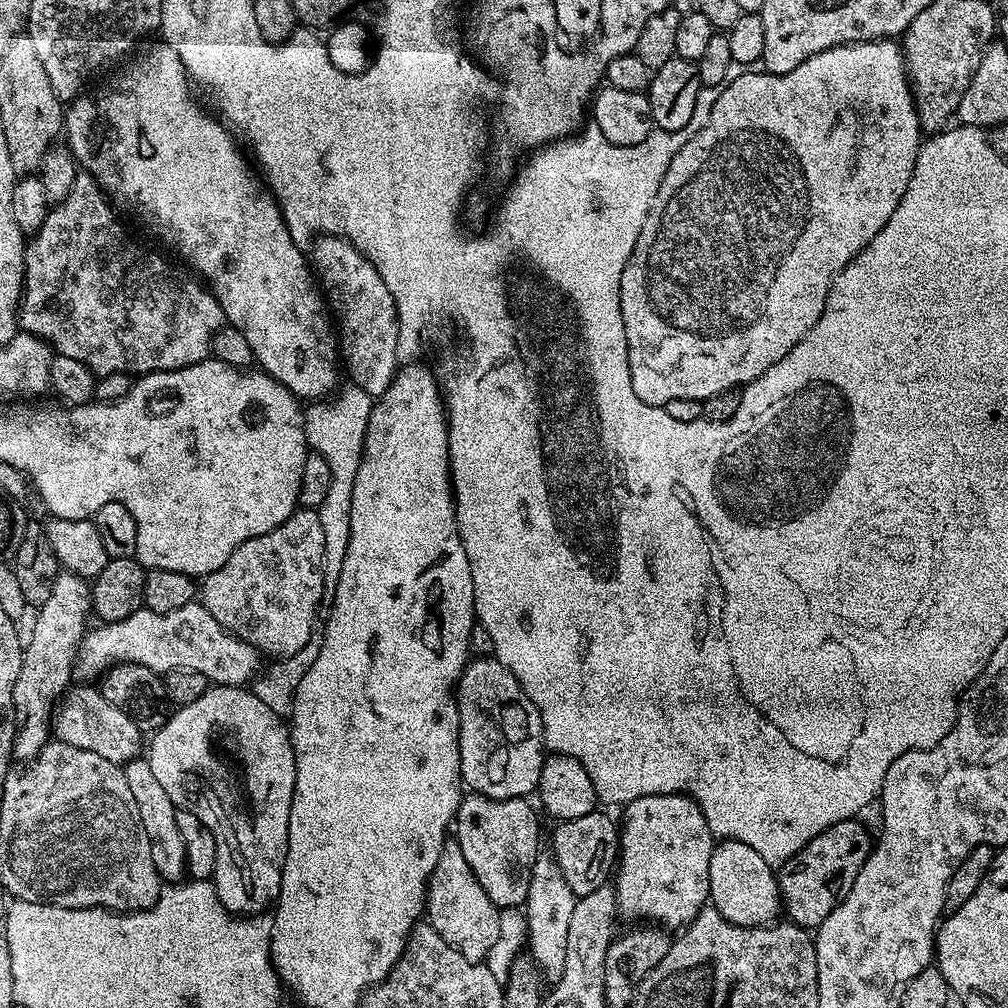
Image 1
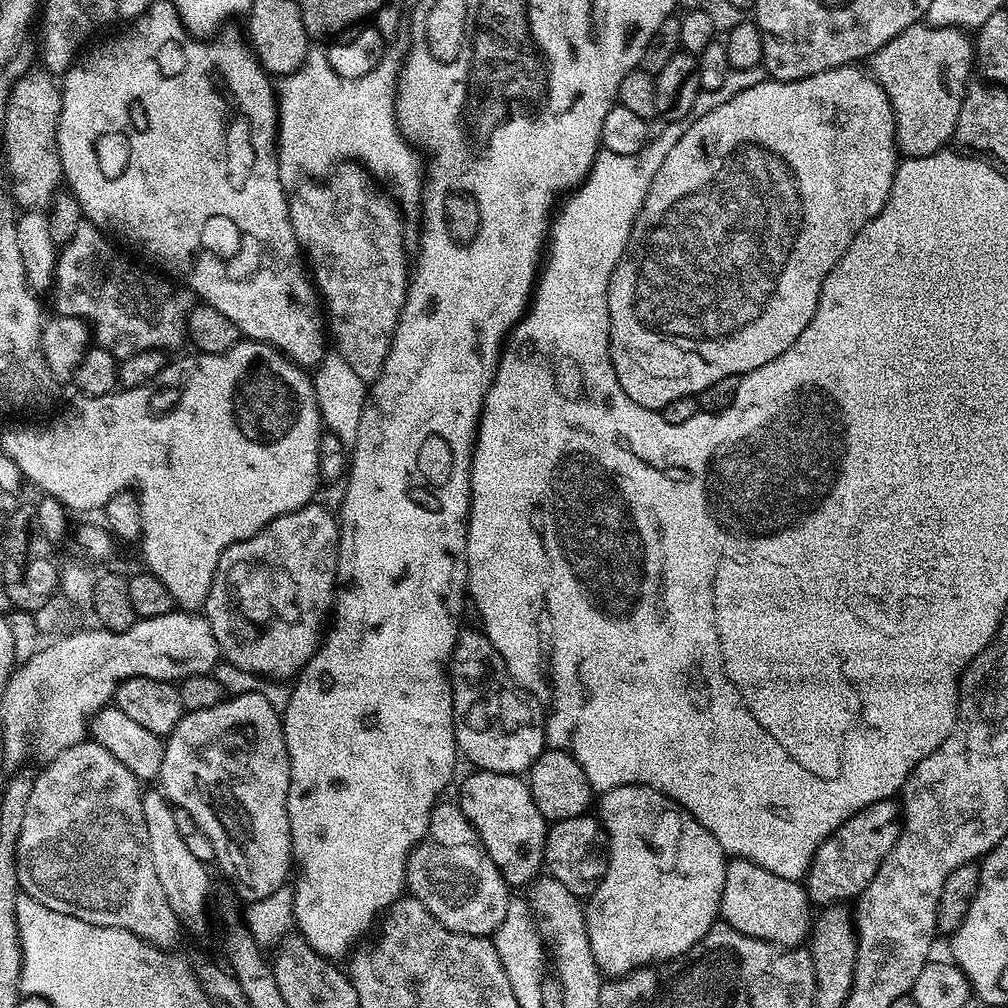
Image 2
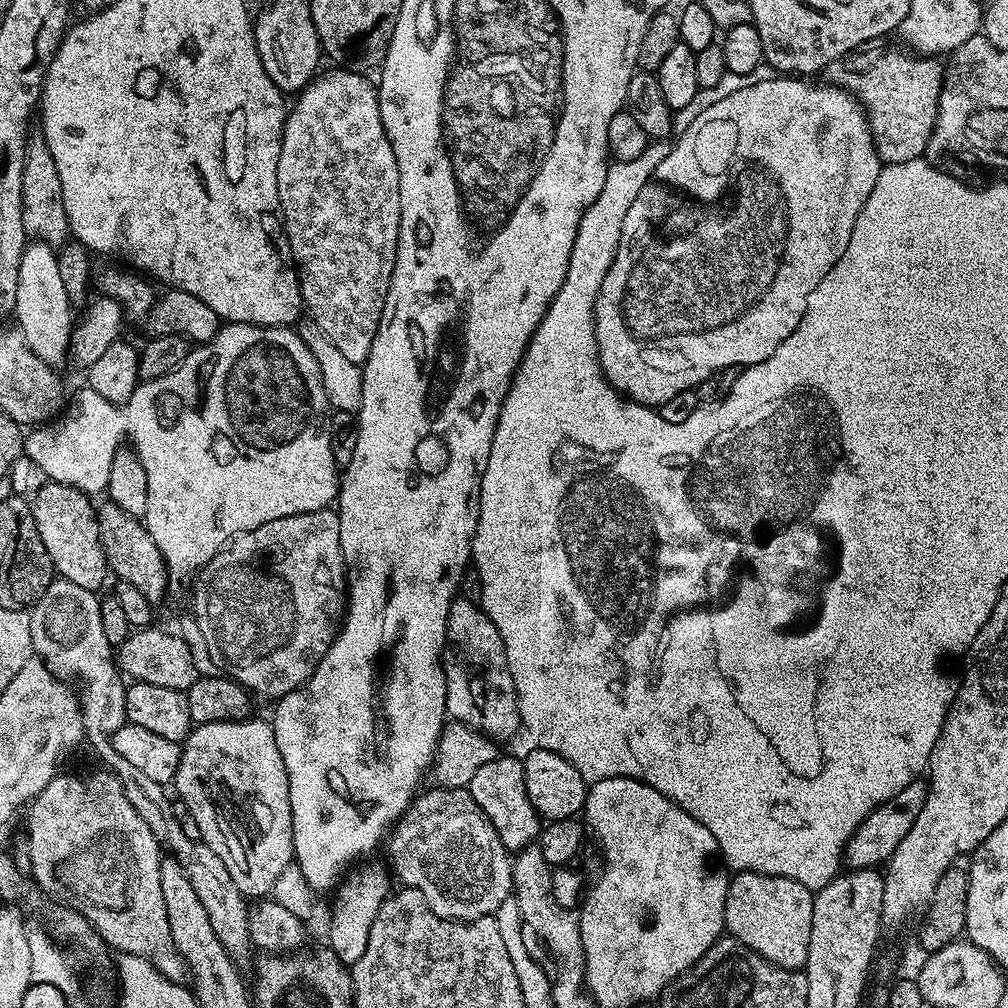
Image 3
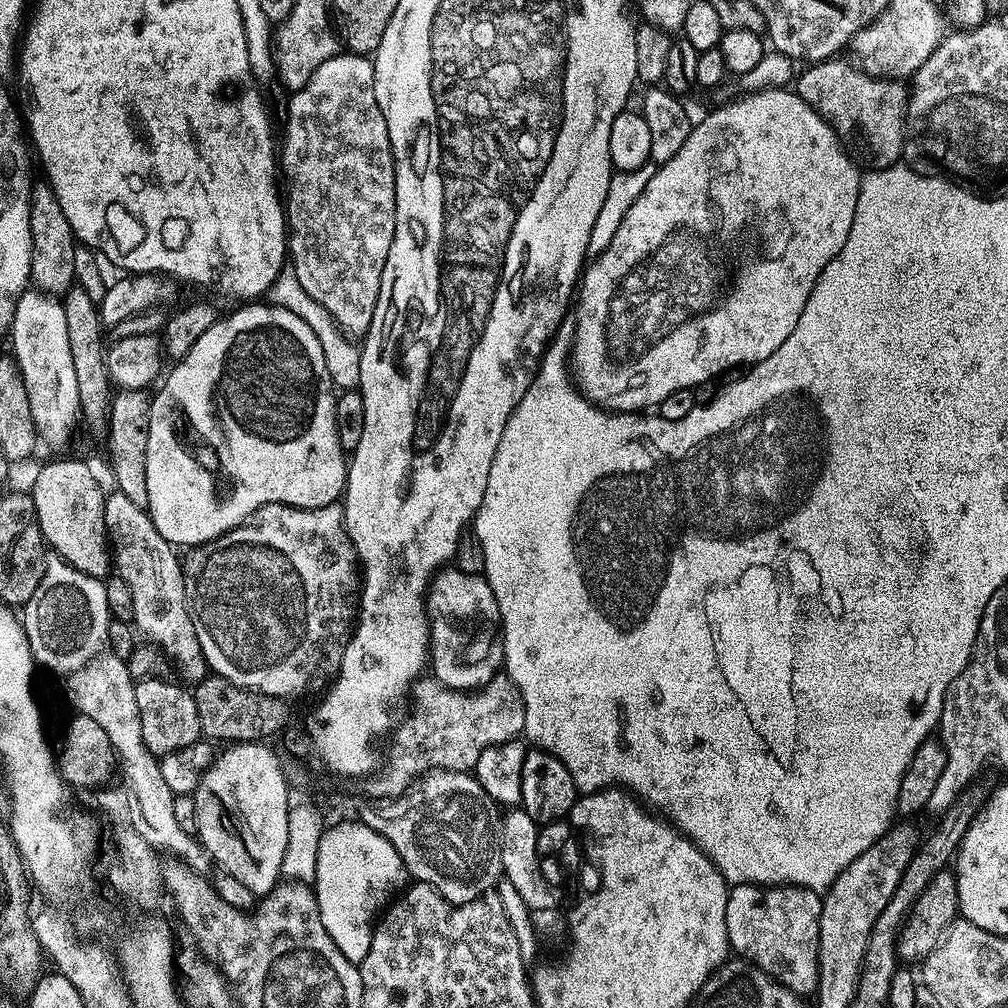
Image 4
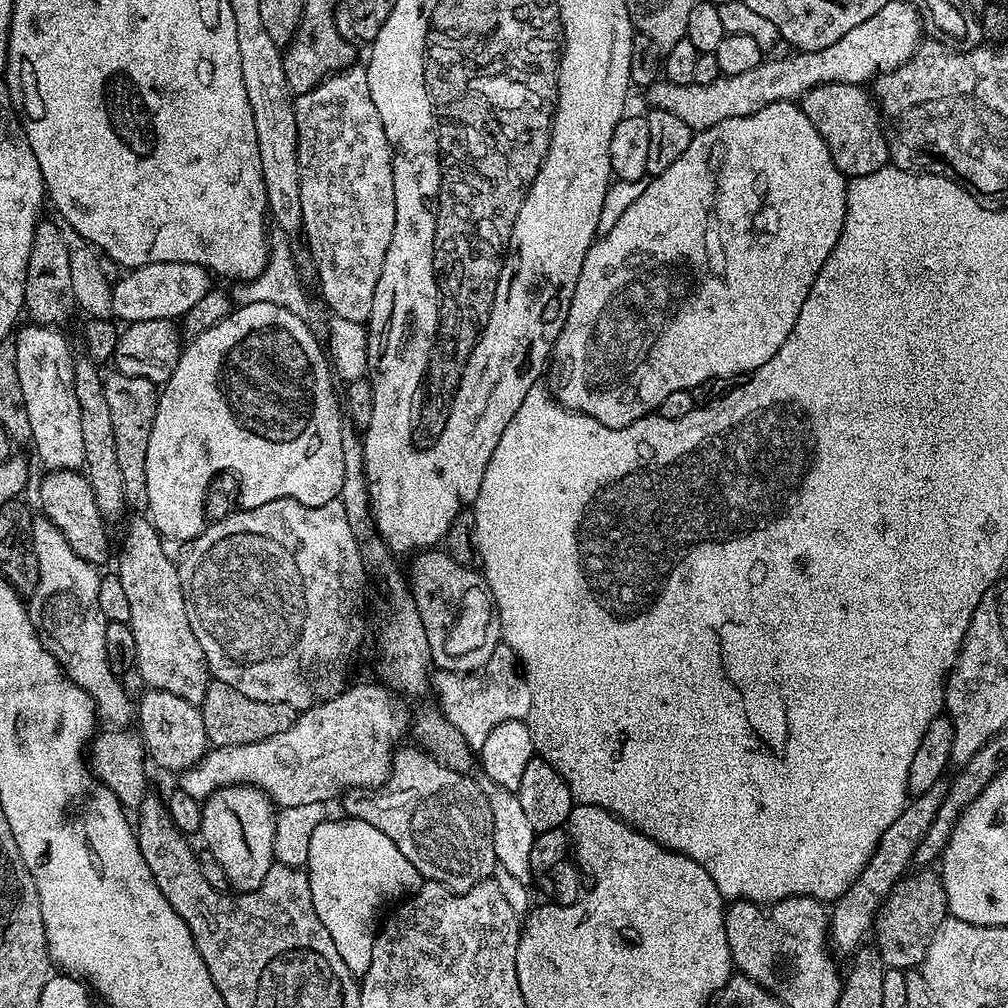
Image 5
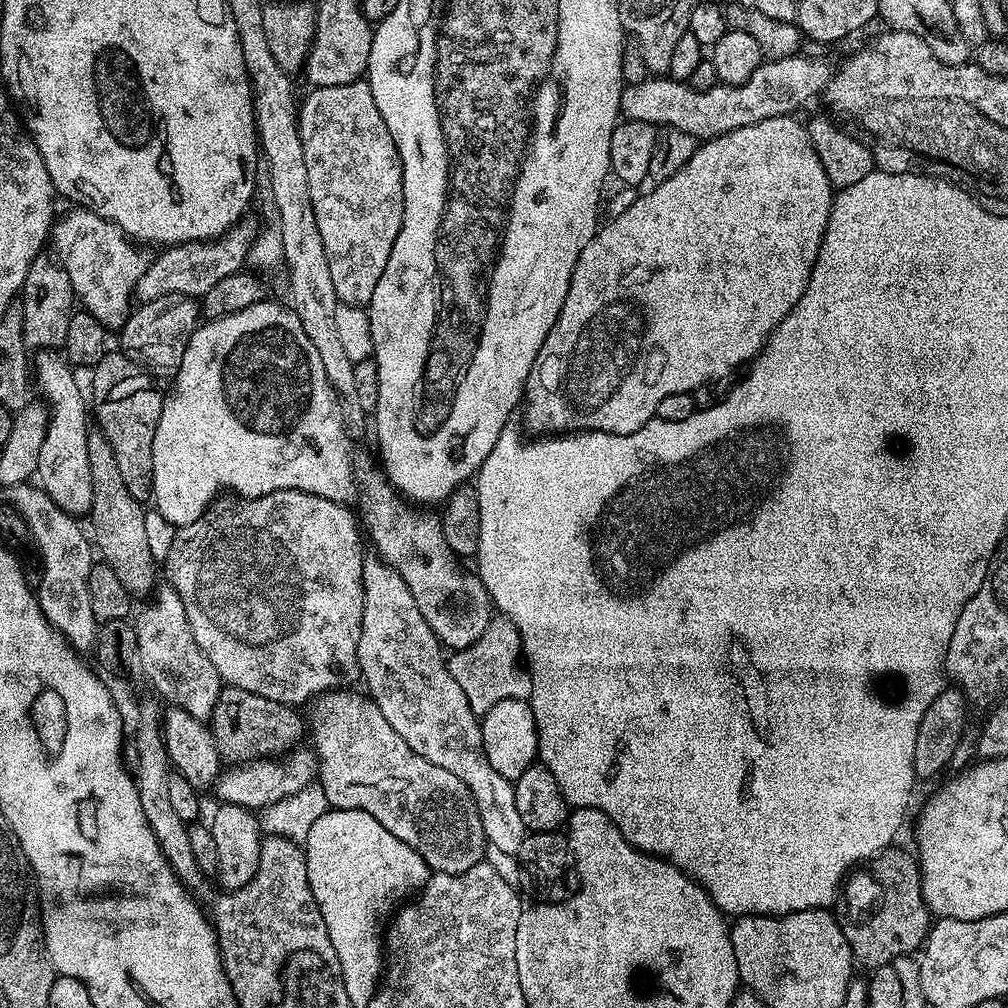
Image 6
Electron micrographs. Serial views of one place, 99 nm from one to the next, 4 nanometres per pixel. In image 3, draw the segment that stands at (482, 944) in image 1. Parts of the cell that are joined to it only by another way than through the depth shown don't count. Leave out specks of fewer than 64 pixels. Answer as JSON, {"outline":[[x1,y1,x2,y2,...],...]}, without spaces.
{"outline":[[436,786,431,789,419,793,393,825,386,842,391,869,405,887,420,890,430,910,439,917,465,921,493,915,512,893,512,860,507,848,502,846,493,823,485,817,466,788]]}

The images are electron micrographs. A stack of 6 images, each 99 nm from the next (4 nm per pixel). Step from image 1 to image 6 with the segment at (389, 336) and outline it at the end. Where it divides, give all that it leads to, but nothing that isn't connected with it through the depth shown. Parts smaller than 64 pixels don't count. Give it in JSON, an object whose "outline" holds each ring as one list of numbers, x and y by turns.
{"outline":[[363,79,346,86,312,88,309,93,299,105,298,123,318,234,322,234,330,278,341,304,366,306,374,294,374,286,378,286,378,278,382,278,382,270,386,270,394,238,398,238,398,230,402,230,402,162,394,138,390,138,390,130,386,130,386,122,382,114,378,114,374,94]]}

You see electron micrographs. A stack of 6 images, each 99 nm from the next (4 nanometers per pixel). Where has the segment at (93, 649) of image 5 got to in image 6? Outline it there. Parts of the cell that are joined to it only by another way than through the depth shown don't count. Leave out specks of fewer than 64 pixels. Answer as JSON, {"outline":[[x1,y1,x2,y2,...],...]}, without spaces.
{"outline":[[31,483,10,485,3,489,9,505,15,508,22,519,28,523,31,543,36,543,40,560,44,563,44,573,38,584,38,599,42,614,77,650,95,649,98,621,90,606,88,579,94,563,94,544,89,533,80,529,80,520,63,512,52,501,50,494]]}

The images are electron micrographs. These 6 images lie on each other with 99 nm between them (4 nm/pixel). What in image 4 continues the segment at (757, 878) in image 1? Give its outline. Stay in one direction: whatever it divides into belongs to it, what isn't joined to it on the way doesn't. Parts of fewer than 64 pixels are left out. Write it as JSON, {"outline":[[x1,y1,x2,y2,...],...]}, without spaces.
{"outline":[[738,884,729,887,726,898,726,934,728,947,739,959,754,964,791,992,807,997,815,993,818,982,818,938,822,918,821,893,795,886]]}

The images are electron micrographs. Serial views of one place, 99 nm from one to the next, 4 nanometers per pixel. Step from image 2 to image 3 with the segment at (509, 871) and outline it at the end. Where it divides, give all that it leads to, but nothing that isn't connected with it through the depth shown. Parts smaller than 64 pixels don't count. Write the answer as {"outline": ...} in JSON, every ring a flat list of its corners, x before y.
{"outline":[[499,754,493,761,479,767,466,789,485,817,493,823,498,837,501,838,502,846,507,848,509,853,519,852,521,848,525,848,539,837,542,820,536,815,534,806,526,794,523,759,515,760,512,756]]}

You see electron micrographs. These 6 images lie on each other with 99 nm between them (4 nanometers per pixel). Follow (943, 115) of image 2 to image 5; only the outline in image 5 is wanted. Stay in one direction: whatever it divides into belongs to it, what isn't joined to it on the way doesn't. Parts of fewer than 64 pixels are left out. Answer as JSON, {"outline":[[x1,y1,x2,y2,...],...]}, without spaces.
{"outline":[[819,84,802,98,804,113,814,122,818,134,822,134,834,166,846,178,874,174,890,160,885,129,880,129,880,116,864,90,858,84]]}

